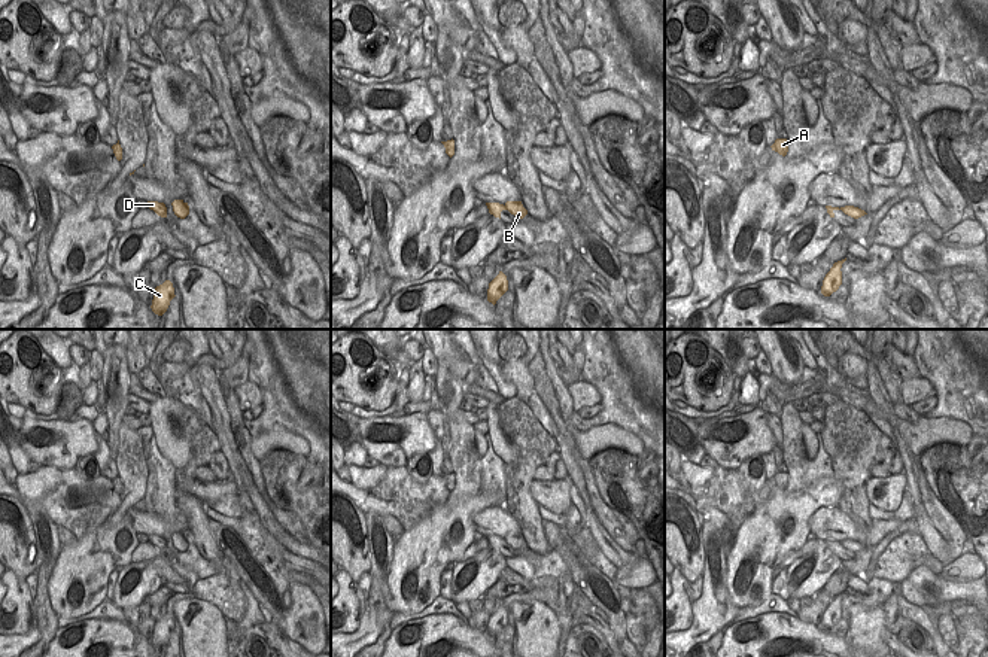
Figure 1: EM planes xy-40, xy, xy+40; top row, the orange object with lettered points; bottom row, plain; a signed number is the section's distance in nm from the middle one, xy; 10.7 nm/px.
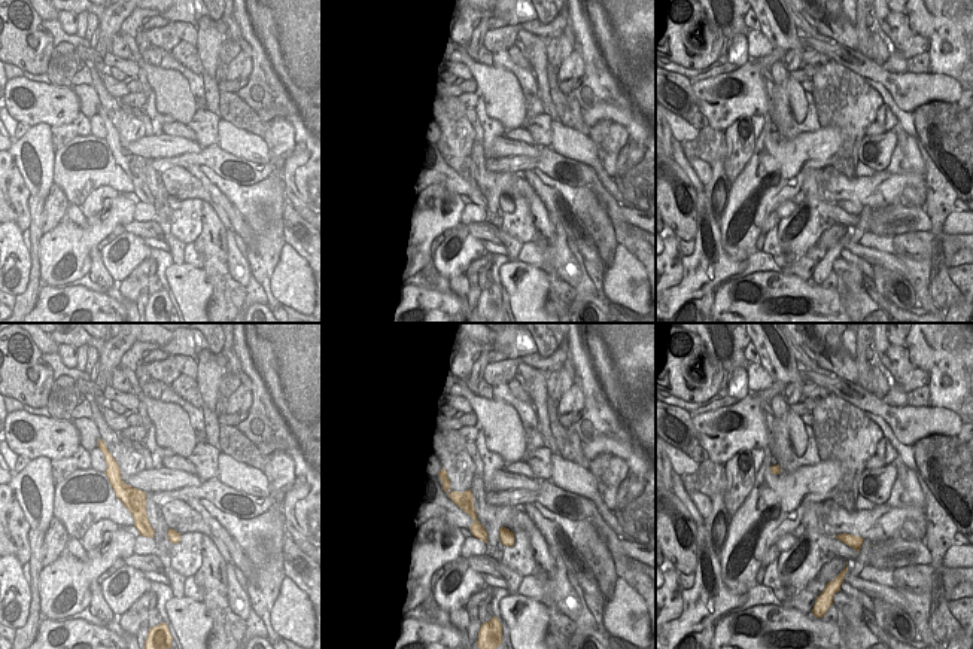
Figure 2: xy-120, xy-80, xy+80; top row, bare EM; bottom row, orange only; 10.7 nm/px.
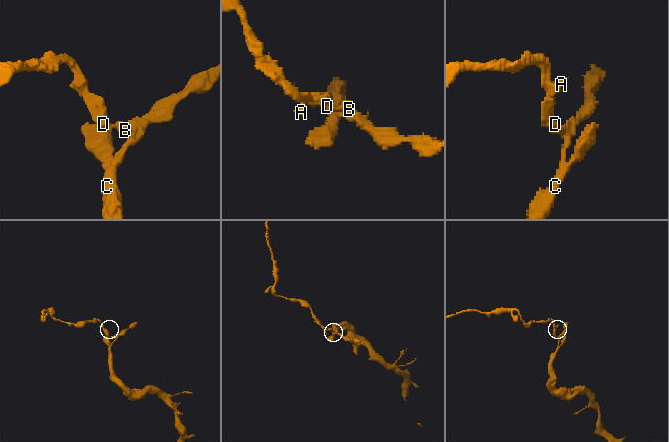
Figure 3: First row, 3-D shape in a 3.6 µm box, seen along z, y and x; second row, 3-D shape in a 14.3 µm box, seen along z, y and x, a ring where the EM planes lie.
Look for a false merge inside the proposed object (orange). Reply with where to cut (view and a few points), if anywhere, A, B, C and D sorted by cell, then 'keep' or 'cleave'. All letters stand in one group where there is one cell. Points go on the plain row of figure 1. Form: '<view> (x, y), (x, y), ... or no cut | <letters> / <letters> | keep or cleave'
xy (505, 538), (508, 543) | A D / B C | cleave

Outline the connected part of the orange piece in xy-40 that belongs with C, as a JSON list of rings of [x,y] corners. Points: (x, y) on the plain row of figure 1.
[[[165,614],[162,618],[155,621],[153,633],[151,639],[152,645],[158,650],[162,650],[167,645],[170,635],[174,630],[176,629],[174,629],[173,617],[170,614]]]

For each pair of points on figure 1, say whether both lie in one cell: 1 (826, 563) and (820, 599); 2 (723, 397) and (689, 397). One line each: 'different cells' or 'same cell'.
1: different cells
2: same cell

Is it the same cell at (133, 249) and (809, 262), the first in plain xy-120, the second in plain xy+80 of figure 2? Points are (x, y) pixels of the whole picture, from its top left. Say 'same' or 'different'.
different

